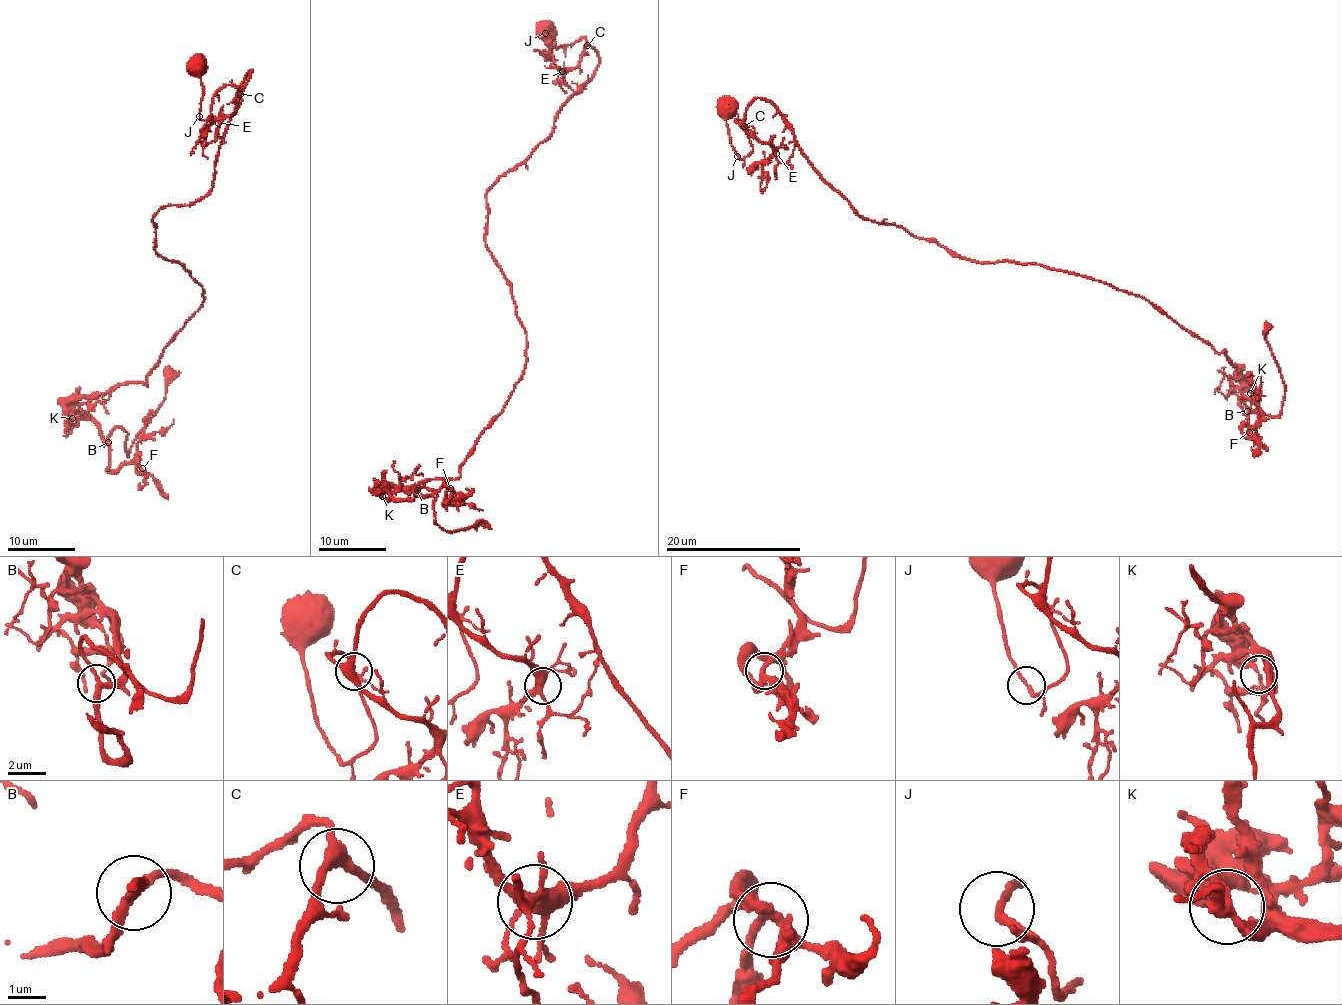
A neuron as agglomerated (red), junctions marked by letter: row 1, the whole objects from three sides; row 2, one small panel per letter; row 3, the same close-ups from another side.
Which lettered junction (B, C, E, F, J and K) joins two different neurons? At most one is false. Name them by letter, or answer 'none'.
K

